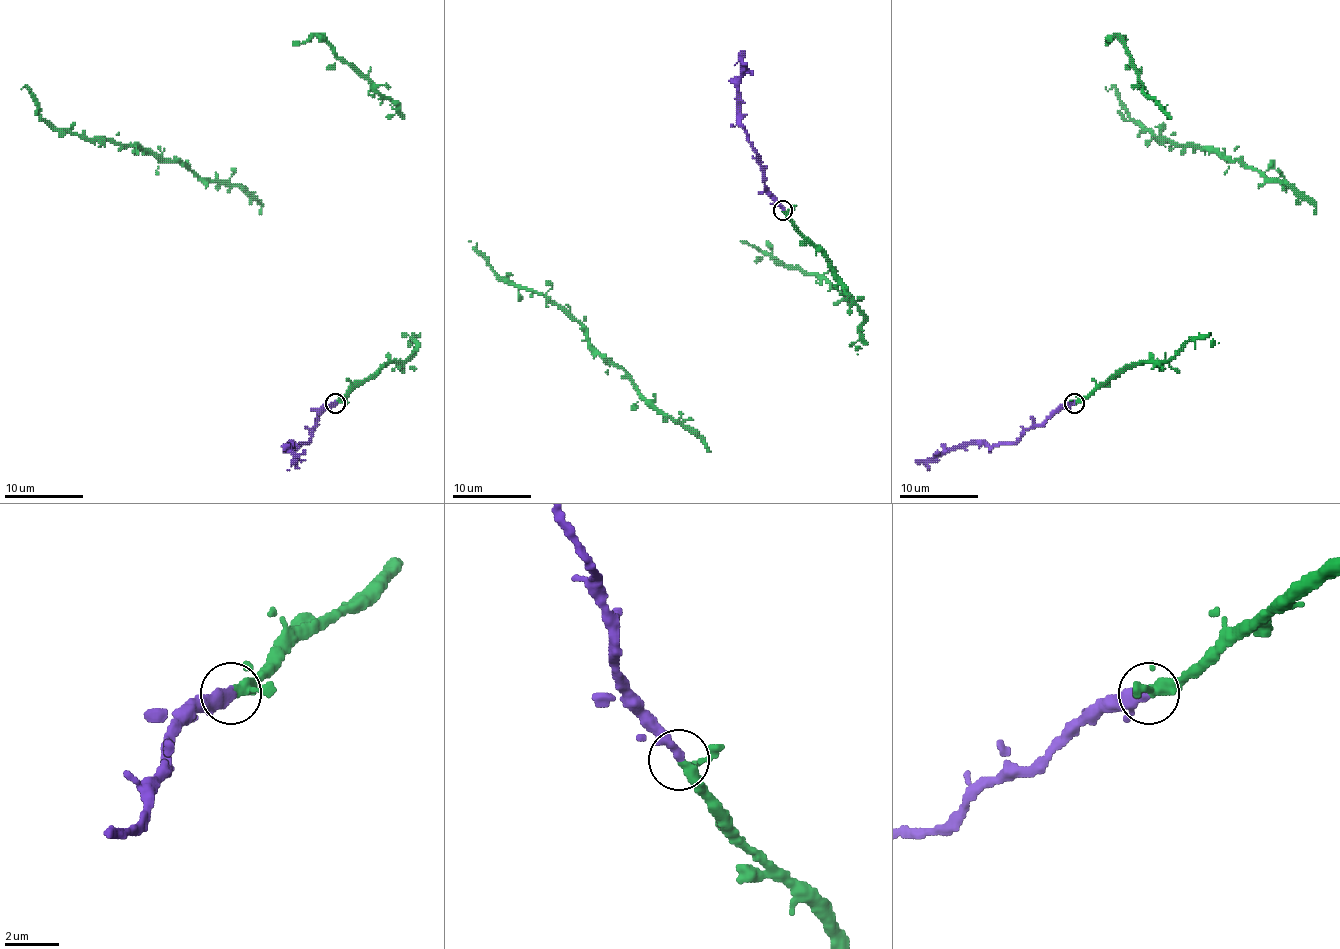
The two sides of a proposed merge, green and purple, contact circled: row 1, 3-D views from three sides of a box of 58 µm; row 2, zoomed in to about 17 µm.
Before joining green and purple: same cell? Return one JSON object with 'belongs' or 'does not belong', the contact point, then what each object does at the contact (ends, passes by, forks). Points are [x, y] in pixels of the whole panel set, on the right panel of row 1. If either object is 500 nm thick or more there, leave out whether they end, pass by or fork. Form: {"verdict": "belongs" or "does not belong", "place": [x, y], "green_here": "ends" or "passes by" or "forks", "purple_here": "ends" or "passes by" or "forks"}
{"verdict": "belongs", "place": [1074, 403], "green_here": "forks", "purple_here": "ends"}

